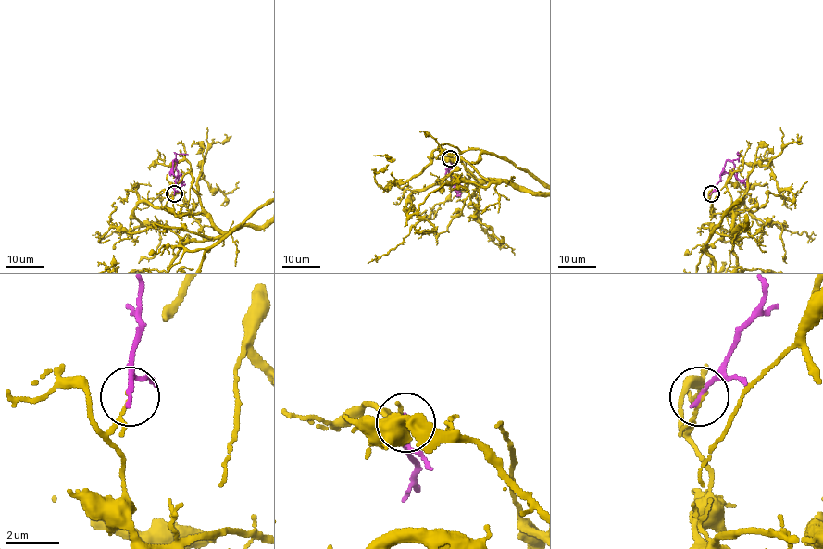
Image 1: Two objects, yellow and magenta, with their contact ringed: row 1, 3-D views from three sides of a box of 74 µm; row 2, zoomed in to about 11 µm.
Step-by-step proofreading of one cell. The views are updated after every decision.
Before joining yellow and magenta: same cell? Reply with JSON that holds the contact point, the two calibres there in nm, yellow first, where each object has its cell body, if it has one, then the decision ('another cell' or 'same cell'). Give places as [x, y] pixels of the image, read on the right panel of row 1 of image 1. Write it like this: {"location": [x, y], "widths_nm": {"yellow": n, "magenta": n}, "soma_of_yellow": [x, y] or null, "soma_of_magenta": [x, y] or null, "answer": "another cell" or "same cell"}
{"location": [711, 193], "widths_nm": {"yellow": 130, "magenta": 180}, "soma_of_yellow": null, "soma_of_magenta": null, "answer": "another cell"}

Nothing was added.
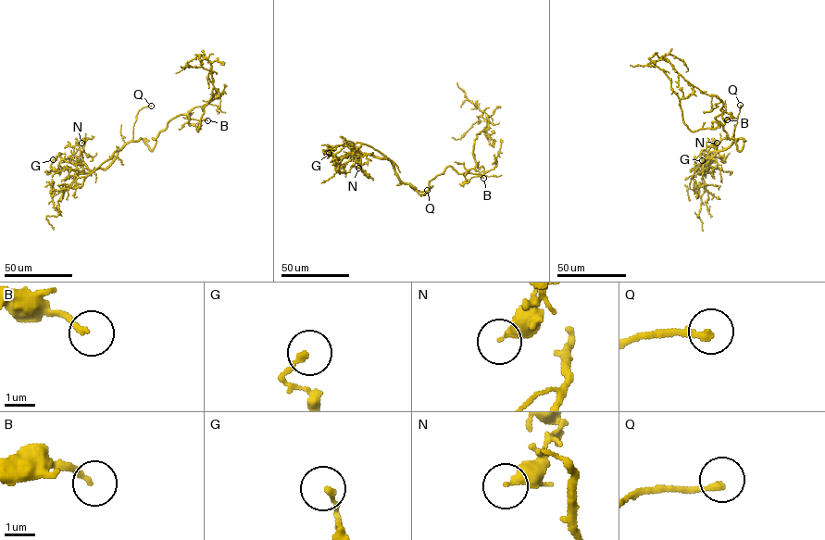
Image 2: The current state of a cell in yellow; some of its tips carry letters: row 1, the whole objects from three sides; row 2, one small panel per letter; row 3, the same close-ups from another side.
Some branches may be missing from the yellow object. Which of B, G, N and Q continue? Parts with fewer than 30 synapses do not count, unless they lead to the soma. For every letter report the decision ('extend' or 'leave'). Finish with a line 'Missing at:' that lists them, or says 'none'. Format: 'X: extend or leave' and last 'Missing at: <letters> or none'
B: leave
G: leave
N: leave
Q: leave
Missing at: none

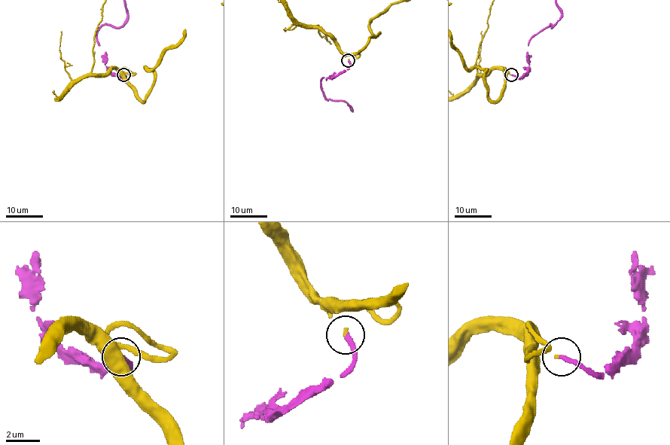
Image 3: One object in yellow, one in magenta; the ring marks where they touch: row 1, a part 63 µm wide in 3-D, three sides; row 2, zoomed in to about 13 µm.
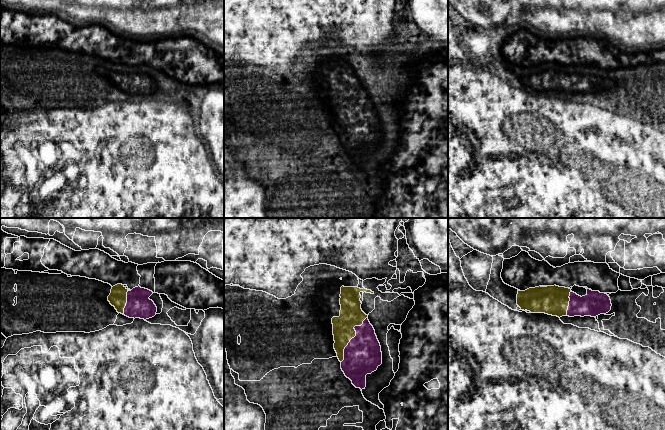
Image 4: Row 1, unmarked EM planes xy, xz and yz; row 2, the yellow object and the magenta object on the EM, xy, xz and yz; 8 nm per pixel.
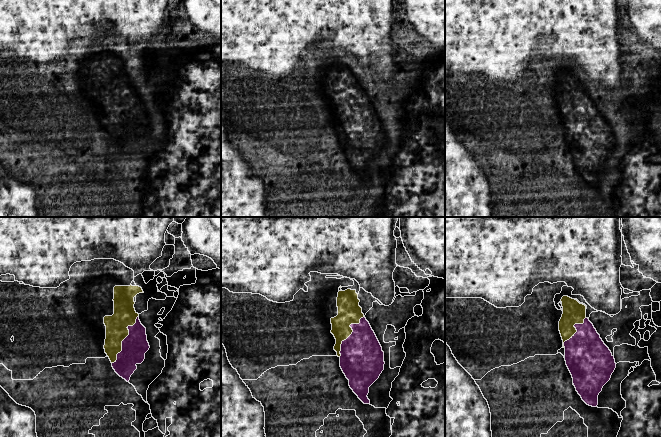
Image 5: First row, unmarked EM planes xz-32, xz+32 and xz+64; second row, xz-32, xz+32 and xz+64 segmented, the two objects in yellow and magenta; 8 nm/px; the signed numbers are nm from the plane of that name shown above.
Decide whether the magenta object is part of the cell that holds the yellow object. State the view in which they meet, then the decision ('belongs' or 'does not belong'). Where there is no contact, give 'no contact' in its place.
meets yellow in xz; belongs

